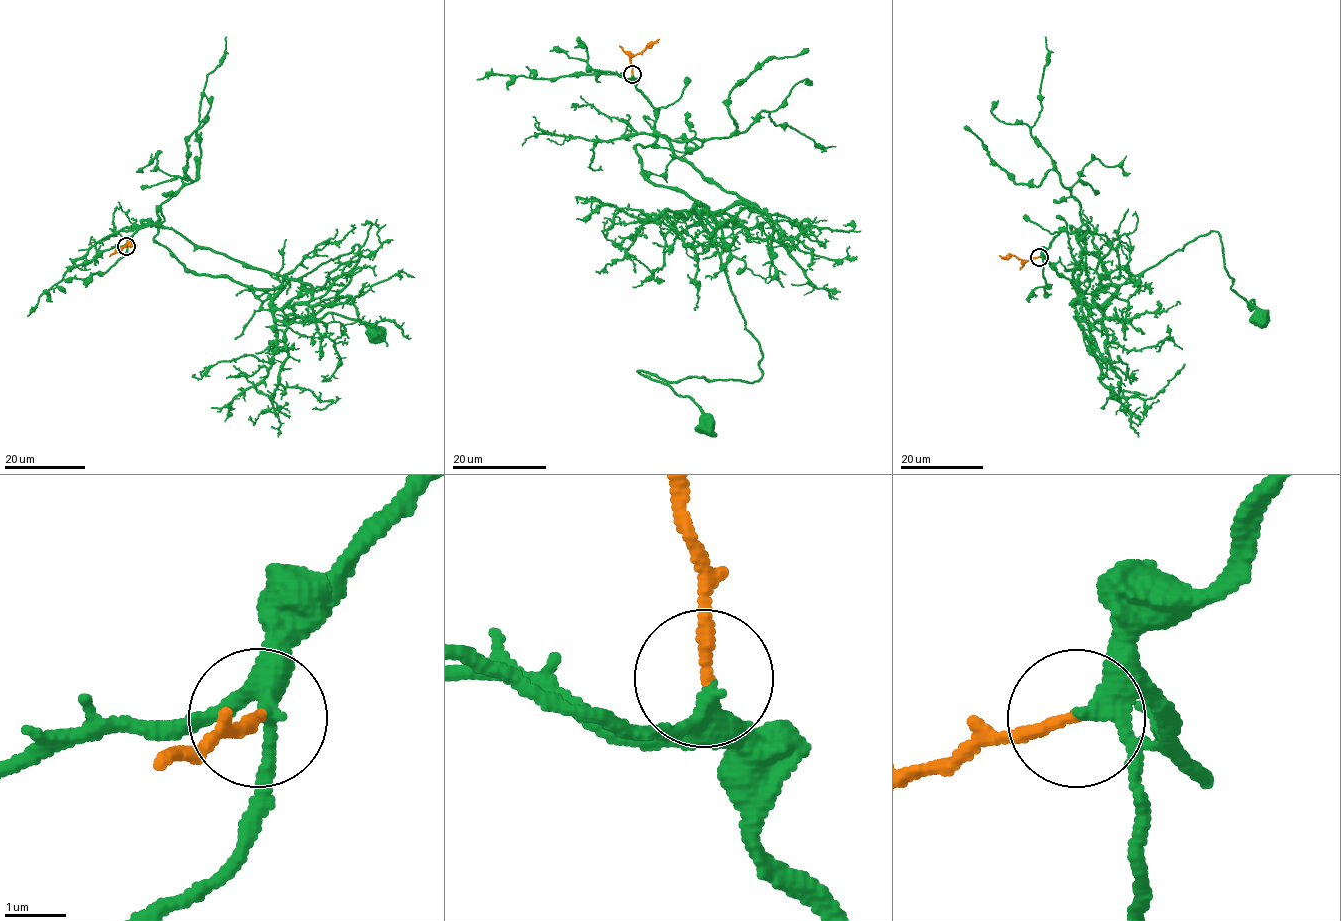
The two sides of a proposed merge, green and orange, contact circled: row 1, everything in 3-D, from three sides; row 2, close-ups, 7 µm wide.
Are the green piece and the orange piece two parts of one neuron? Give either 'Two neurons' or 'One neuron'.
One neuron

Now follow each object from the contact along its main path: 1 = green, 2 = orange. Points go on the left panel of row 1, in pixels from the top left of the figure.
1: (127, 246), (158, 219), (154, 240), (192, 272), (272, 289), (359, 245), (351, 279), (311, 317), (374, 332)
2: (127, 246), (120, 248), (127, 243), (137, 246)

